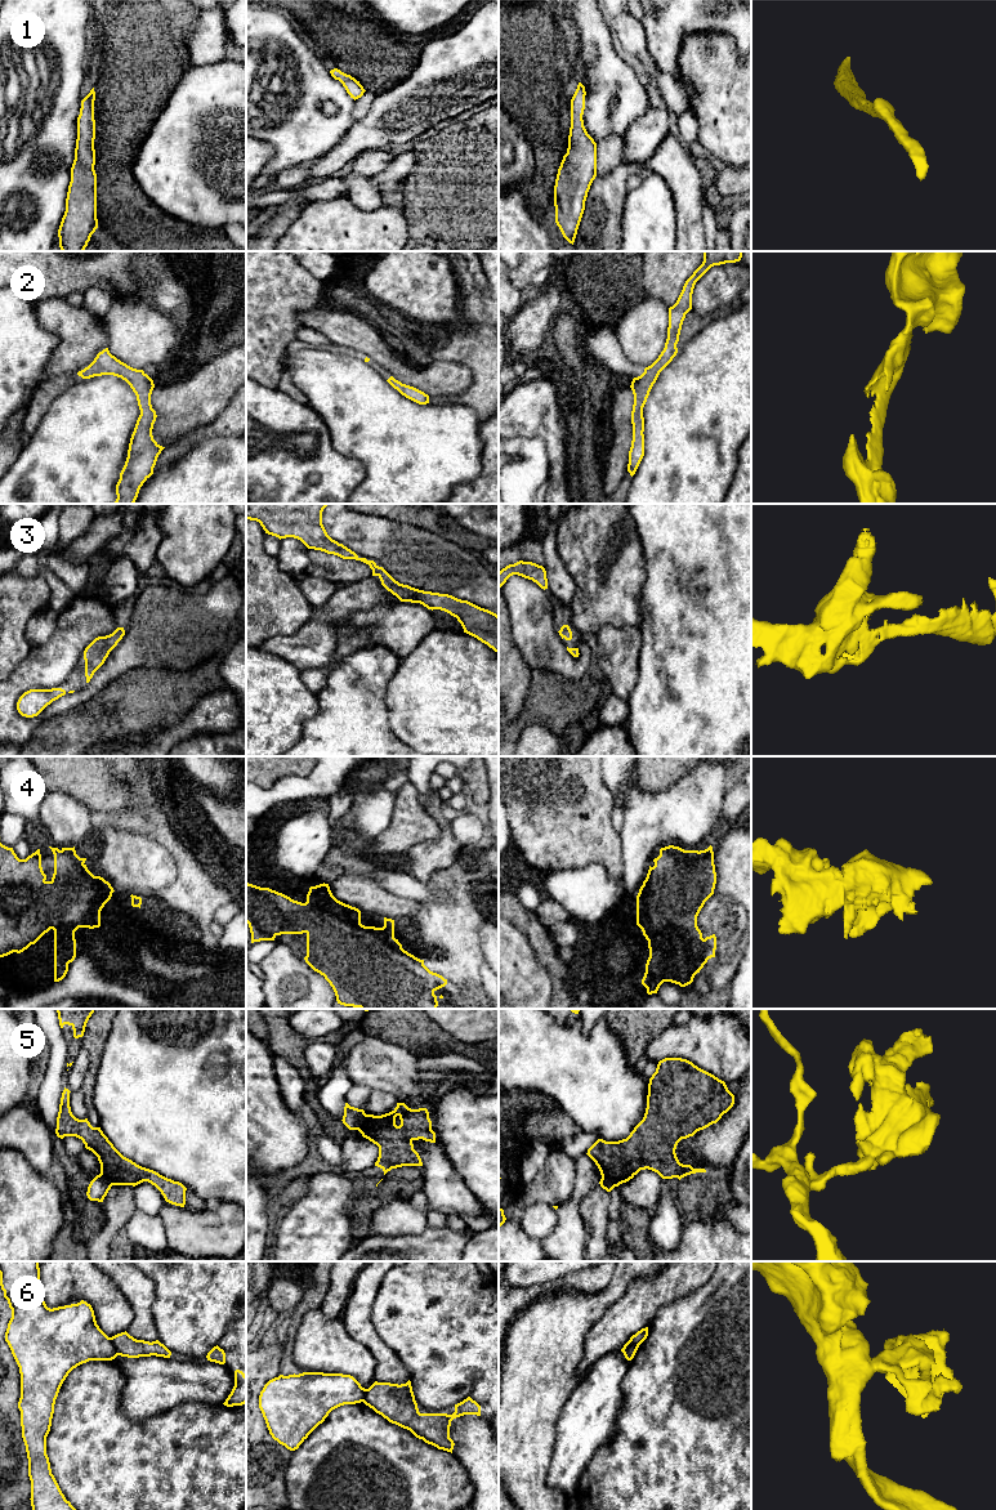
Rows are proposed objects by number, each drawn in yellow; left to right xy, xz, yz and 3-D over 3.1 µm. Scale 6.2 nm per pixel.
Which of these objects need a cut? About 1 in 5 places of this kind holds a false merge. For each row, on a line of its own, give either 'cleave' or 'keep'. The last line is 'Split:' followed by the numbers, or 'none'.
1: keep
2: keep
3: keep
4: keep
5: cleave
6: cleave
Split: 5, 6

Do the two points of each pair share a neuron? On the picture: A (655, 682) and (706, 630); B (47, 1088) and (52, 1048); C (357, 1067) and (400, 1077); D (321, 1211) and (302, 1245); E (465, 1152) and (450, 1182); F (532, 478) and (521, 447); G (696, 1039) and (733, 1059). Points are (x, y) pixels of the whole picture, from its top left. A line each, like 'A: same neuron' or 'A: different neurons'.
A: same neuron
B: same neuron
C: same neuron
D: same neuron
E: different neurons
F: same neuron
G: same neuron

